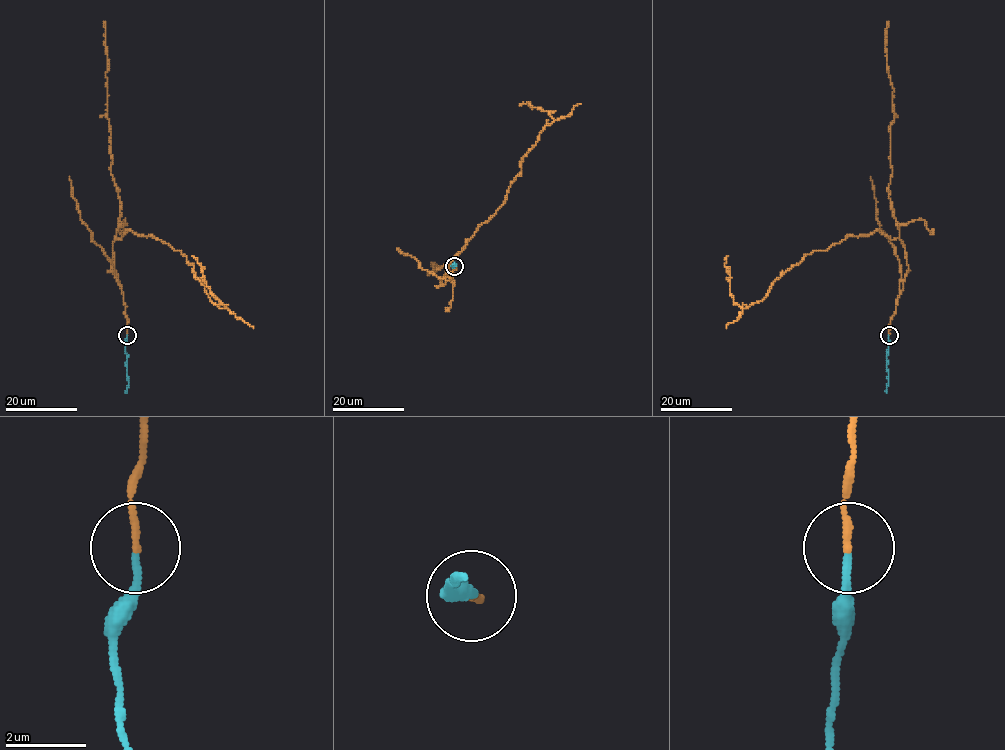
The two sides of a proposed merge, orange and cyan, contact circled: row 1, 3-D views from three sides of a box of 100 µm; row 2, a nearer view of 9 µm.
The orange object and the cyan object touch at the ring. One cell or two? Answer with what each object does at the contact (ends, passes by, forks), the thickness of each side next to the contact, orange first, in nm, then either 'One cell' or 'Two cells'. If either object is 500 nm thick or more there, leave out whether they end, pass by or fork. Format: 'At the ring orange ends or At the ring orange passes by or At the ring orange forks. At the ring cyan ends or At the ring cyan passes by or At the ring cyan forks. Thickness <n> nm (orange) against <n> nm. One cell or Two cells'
At the ring orange ends. At the ring cyan ends. Thickness 170 nm (orange) against 190 nm. One cell

